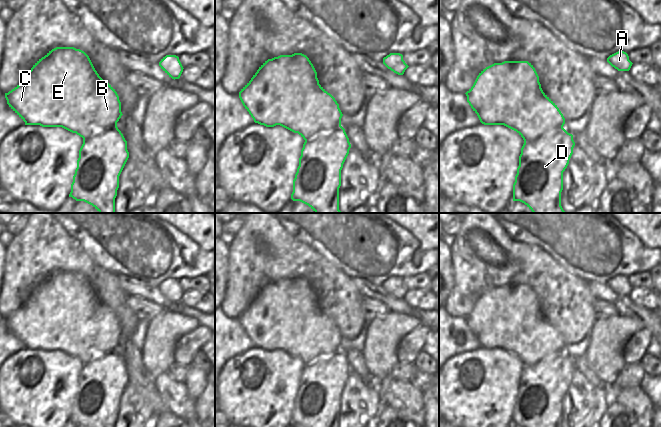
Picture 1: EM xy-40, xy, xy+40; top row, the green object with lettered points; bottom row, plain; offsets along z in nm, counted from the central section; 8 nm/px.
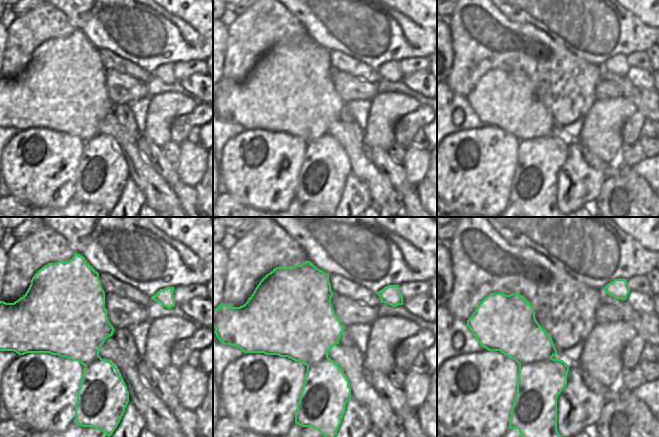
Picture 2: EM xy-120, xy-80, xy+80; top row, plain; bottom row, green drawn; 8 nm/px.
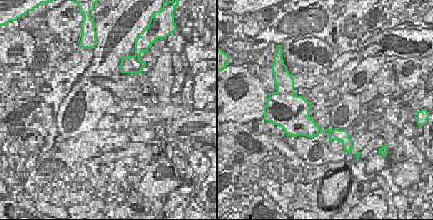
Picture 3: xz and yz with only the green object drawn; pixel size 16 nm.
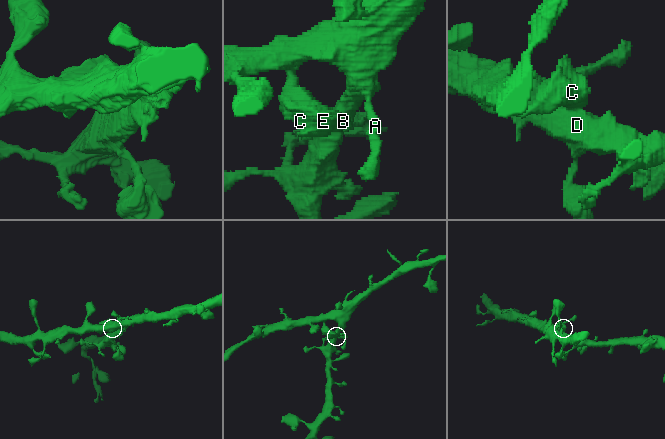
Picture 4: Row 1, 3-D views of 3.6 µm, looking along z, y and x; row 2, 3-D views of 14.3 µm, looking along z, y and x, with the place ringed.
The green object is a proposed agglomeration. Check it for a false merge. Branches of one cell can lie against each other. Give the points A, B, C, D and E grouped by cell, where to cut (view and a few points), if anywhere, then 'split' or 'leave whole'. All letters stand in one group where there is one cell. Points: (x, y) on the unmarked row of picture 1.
groups A B C D E; cut none; leave whole

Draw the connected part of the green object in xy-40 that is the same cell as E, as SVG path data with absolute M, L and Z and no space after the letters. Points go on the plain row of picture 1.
M74 271L52 273L33 289L22 307L5 317L5 322L25 349L62 351L83 362L69 421L86 427L115 427L119 400L129 382L127 365L117 351L117 346L123 339L121 326L115 313L99 300L84 275Z

